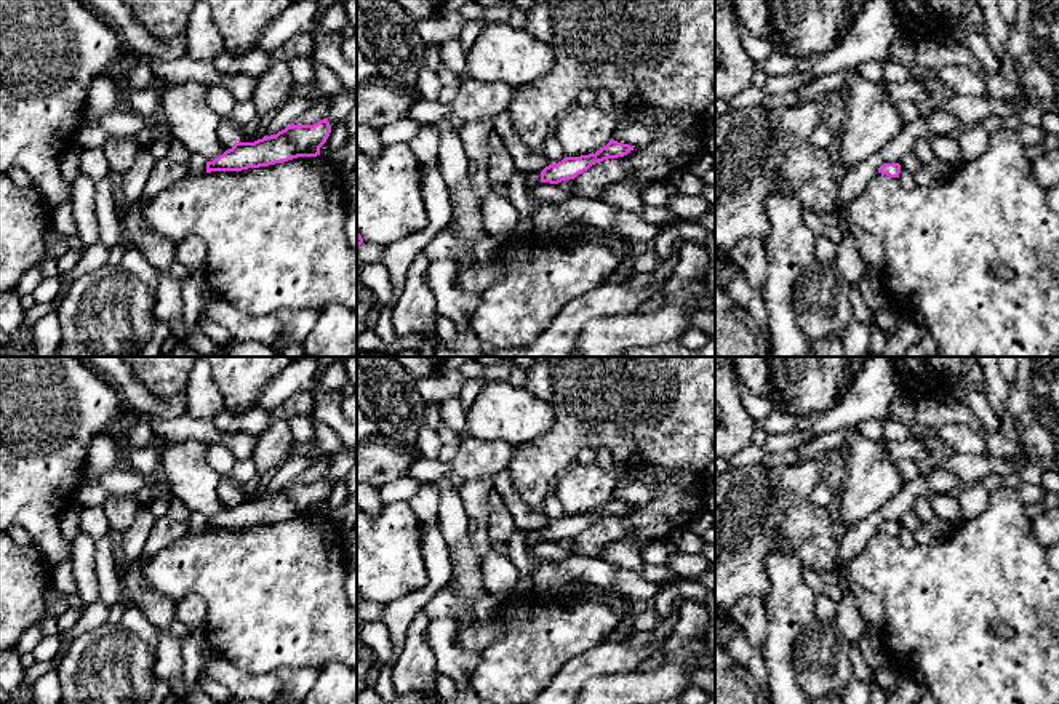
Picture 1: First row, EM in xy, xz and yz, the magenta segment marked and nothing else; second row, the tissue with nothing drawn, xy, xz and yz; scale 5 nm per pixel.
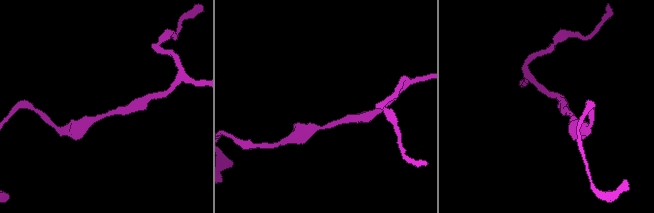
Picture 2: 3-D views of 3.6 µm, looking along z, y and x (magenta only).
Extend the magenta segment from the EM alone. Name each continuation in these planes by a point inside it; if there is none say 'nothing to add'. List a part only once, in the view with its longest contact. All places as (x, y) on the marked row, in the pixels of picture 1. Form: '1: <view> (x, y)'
nothing to add

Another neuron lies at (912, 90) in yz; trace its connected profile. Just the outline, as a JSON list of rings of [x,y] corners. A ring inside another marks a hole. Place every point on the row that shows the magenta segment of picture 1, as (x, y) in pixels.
[[[909,80],[905,83],[888,83],[886,99],[897,104],[901,101],[917,102],[925,98],[925,86],[918,80]]]

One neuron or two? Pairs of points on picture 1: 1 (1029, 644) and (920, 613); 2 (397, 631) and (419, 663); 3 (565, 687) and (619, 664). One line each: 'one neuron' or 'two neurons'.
1: one neuron
2: two neurons
3: one neuron

